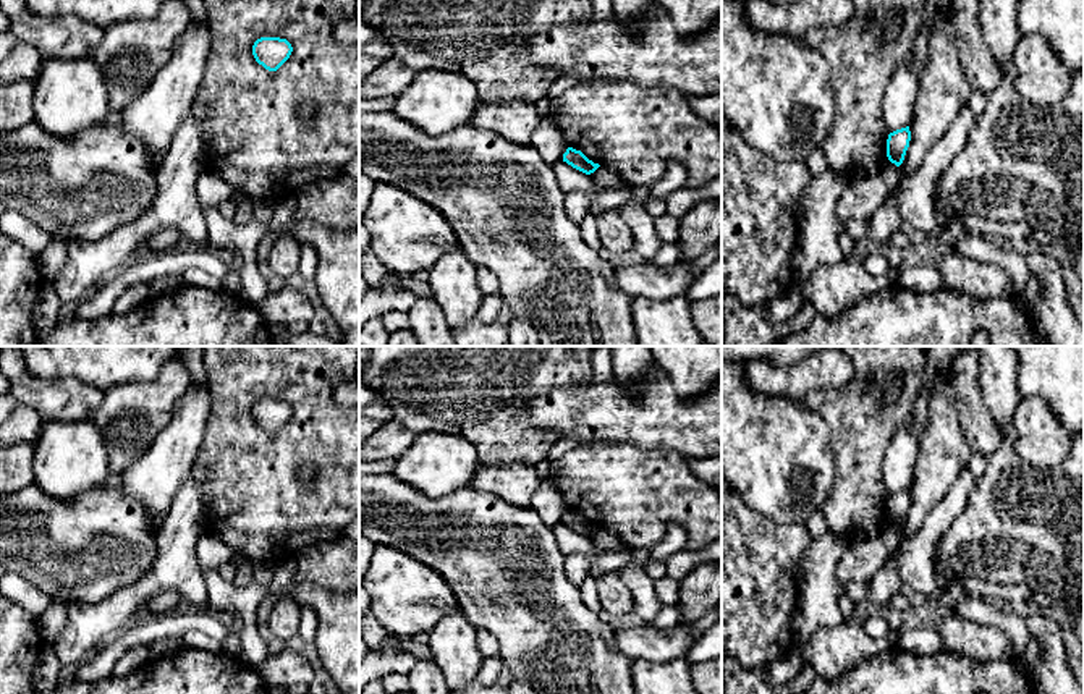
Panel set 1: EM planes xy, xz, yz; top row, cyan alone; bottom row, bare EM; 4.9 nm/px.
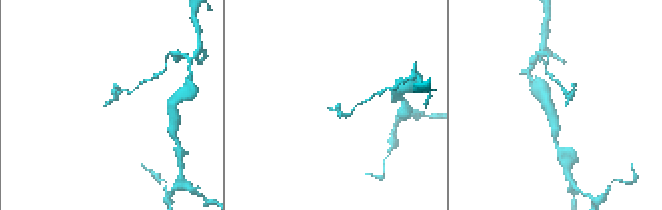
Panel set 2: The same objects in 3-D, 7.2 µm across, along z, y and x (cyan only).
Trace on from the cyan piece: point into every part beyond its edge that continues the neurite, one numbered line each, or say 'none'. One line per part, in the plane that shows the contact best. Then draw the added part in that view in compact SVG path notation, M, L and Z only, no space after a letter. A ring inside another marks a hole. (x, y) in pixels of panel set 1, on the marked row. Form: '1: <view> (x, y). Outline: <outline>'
none

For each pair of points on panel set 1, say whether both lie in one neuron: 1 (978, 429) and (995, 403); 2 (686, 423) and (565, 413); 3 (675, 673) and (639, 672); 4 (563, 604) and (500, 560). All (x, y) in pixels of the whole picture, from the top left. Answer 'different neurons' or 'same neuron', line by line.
1: different neurons
2: same neuron
3: same neuron
4: same neuron

